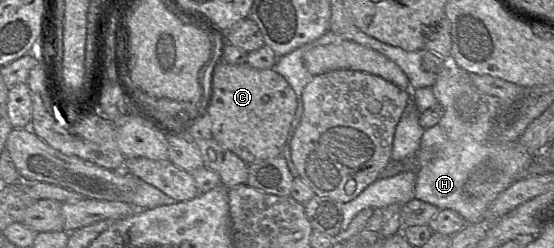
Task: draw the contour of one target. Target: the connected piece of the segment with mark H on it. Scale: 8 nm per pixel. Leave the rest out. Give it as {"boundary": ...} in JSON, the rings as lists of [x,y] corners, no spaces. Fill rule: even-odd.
{"boundary":[[[451,63],[437,74],[436,81],[432,86],[432,91],[437,102],[443,107],[444,113],[439,122],[428,129],[424,129],[419,124],[419,115],[414,102],[408,104],[403,116],[398,122],[393,139],[391,159],[404,161],[414,155],[420,148],[424,151],[432,152],[432,158],[421,165],[417,172],[403,172],[389,178],[378,178],[366,189],[364,189],[355,199],[343,203],[343,219],[341,229],[348,228],[353,218],[367,208],[385,208],[391,204],[404,205],[416,198],[436,206],[438,209],[451,209],[458,212],[464,218],[466,224],[478,223],[485,220],[490,203],[499,193],[507,189],[516,180],[523,176],[529,176],[527,170],[534,158],[525,147],[518,141],[507,144],[495,144],[488,140],[493,119],[499,108],[499,99],[481,92],[471,81],[470,74]],[[475,169],[495,169],[500,172],[500,178],[493,183],[489,191],[483,196],[473,196],[465,189],[465,183]]]}

